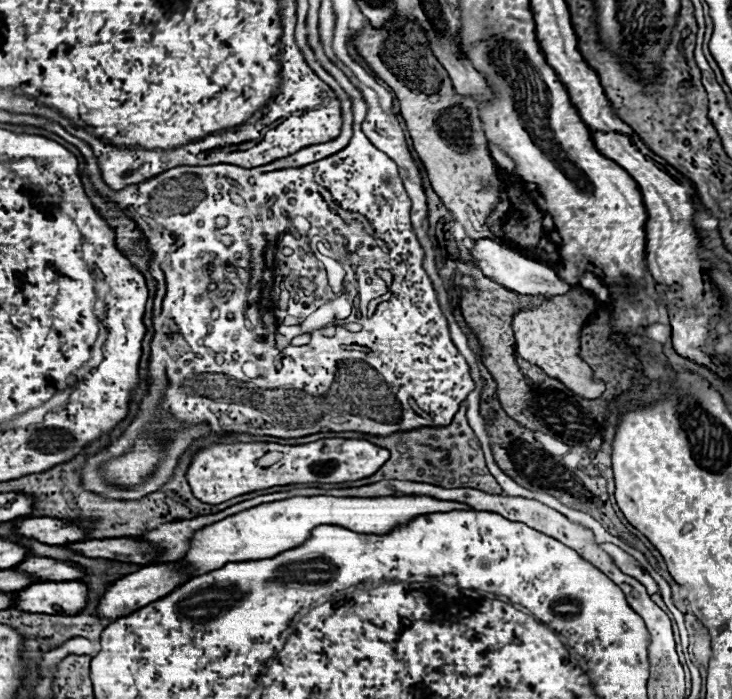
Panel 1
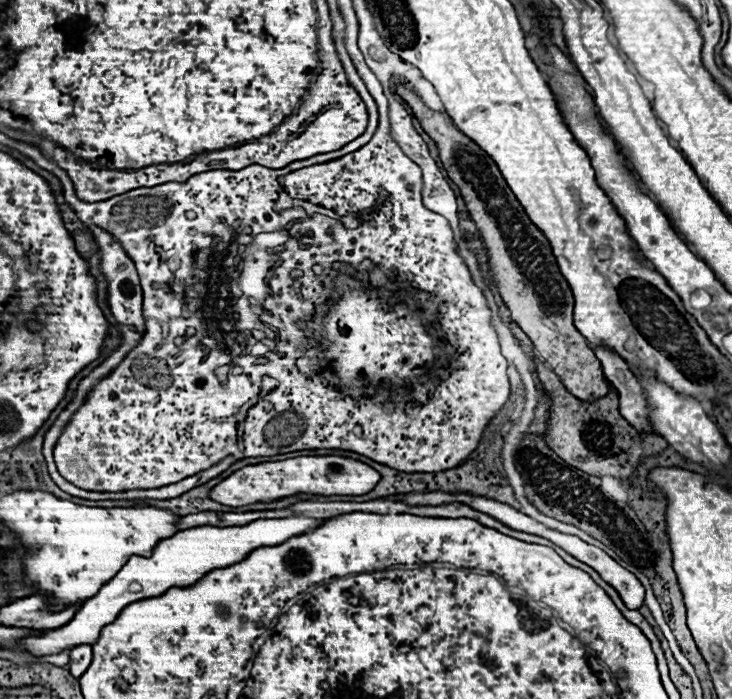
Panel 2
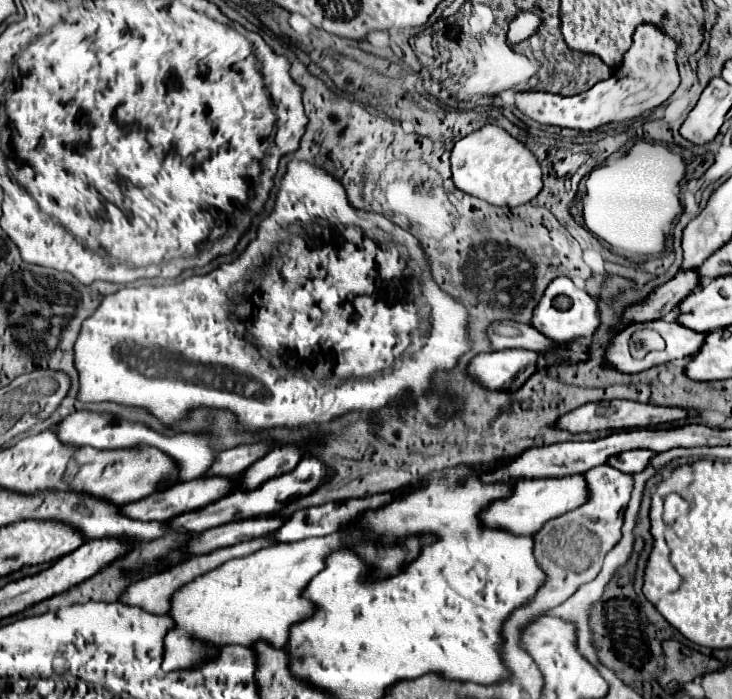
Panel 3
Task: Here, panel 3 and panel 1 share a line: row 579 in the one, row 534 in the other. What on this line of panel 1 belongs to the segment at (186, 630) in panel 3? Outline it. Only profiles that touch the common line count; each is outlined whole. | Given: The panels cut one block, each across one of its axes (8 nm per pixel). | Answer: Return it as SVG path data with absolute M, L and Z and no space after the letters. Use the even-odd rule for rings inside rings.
M296 496L288 500L278 500L278 502L266 502L262 506L254 506L250 510L238 512L222 522L210 524L192 538L192 546L188 554L184 556L182 564L186 564L192 572L192 576L206 574L210 570L222 568L228 562L246 562L246 560L262 560L262 558L272 558L284 550L298 548L304 540L310 540L312 530L320 524L334 524L334 526L344 526L360 534L386 534L392 532L394 528L400 528L414 520L420 514L432 514L432 512L448 512L448 510L458 510L458 508L470 508L468 504L462 502L452 502L452 500L438 500L432 496L380 496L380 498L336 498L336 496Z

